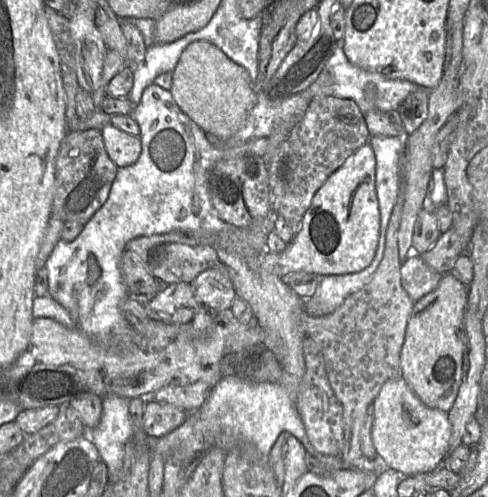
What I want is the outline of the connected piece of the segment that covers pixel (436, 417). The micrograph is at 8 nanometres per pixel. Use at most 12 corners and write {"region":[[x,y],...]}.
{"region":[[402,377],[373,406],[372,441],[410,477],[442,466],[446,412]]}

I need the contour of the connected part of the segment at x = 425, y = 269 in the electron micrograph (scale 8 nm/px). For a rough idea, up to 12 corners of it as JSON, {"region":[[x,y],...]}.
{"region":[[413,246],[401,263],[401,284],[415,303],[443,276]]}

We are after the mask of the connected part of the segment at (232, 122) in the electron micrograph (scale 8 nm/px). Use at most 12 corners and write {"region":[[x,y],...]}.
{"region":[[190,43],[170,92],[205,133],[233,136],[257,103],[247,70]]}

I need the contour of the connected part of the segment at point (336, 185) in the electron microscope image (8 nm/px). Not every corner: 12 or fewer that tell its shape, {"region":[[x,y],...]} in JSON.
{"region":[[369,142],[315,194],[283,252],[284,278],[367,268],[380,238]]}

